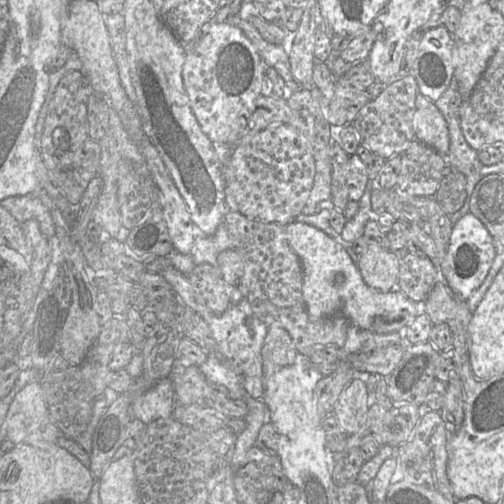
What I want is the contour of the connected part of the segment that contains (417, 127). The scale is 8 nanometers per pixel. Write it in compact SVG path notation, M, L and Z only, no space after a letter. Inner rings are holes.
M420 93L416 96L413 130L417 140L446 157L450 145L447 123L435 103Z

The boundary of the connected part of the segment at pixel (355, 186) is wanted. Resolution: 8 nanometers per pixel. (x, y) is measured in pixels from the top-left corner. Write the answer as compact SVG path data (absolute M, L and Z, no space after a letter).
M332 142L333 160L330 205L343 212L348 202L359 202L368 184L367 167L357 155L348 155Z

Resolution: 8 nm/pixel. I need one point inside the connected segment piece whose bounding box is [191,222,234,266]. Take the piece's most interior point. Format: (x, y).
(206, 249)

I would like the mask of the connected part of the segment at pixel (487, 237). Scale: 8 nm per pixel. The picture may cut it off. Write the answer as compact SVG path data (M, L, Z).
M467 213L453 225L447 253L438 262L438 269L449 287L466 301L484 282L496 253L493 239L484 224L472 213Z

